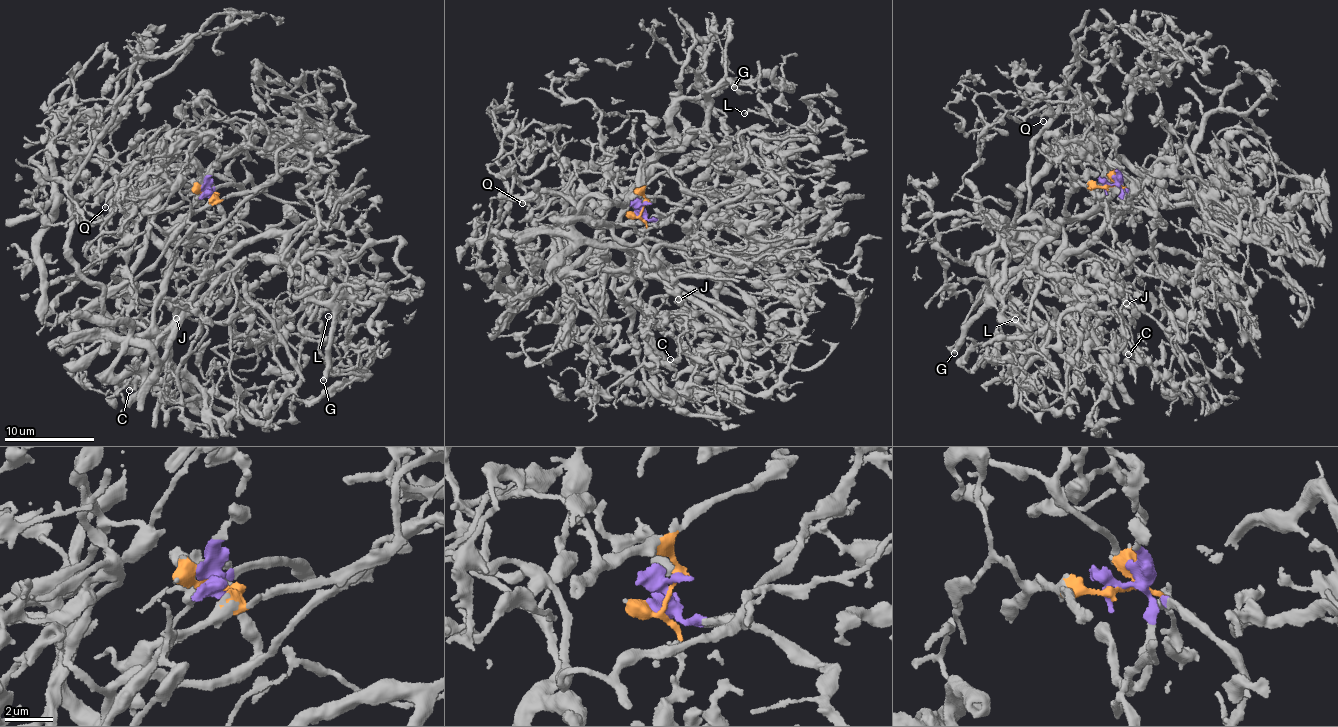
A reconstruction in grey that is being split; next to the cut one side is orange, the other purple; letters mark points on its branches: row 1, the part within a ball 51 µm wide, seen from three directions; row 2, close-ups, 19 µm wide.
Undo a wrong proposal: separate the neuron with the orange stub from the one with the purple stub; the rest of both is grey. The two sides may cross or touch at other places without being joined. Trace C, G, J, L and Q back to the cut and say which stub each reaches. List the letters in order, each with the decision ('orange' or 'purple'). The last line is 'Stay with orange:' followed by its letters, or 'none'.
C: orange
G: purple
J: orange
L: purple
Q: orange
Stay with orange: C, J, Q

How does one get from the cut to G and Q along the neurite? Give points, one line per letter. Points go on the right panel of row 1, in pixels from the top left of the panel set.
G: (1108, 185), (1120, 189), (1110, 264), (1121, 276), (1089, 260), (1077, 277), (1034, 269), (1003, 273), (954, 354)
Q: (1108, 185), (1082, 183), (1061, 212), (1073, 217), (1102, 203), (1116, 156), (1093, 109), (1050, 101), (1043, 121)

